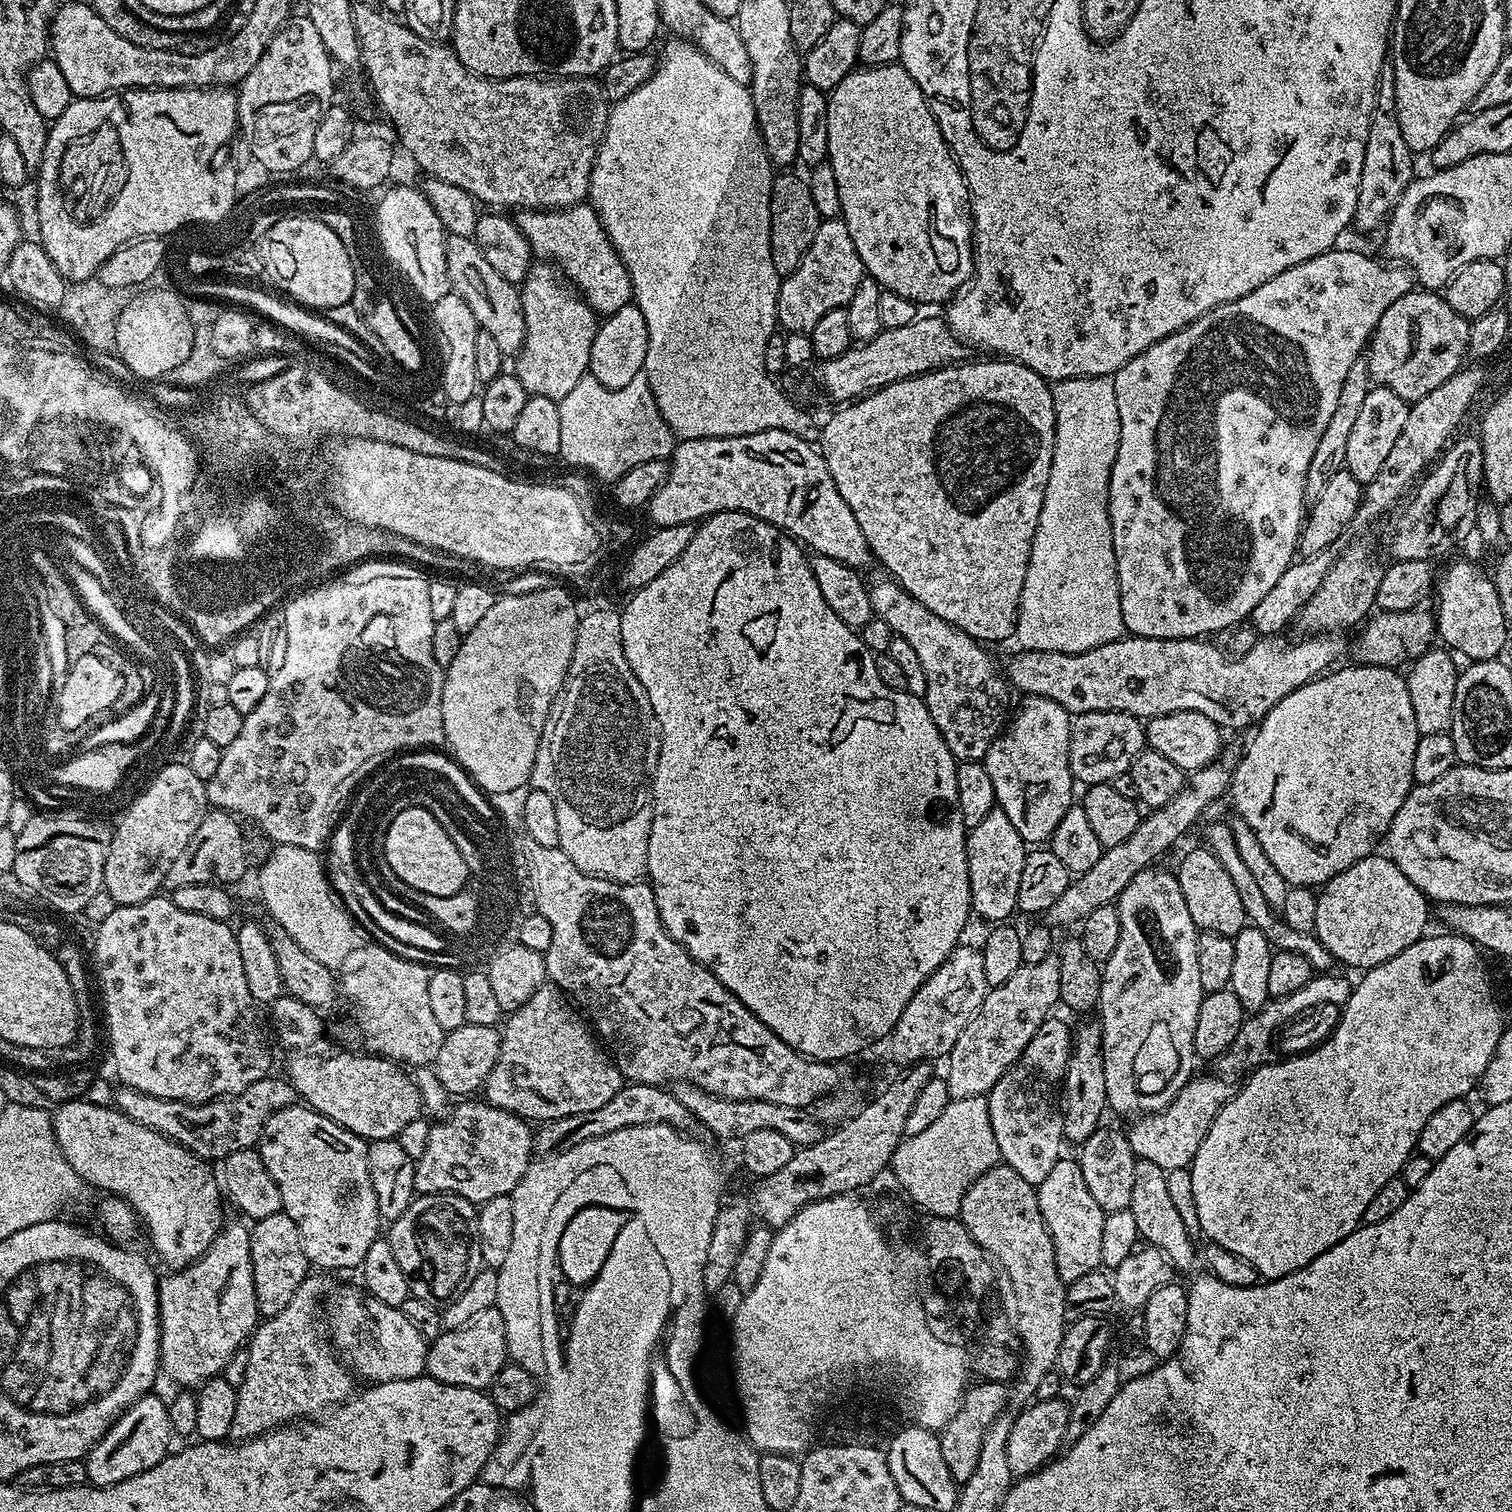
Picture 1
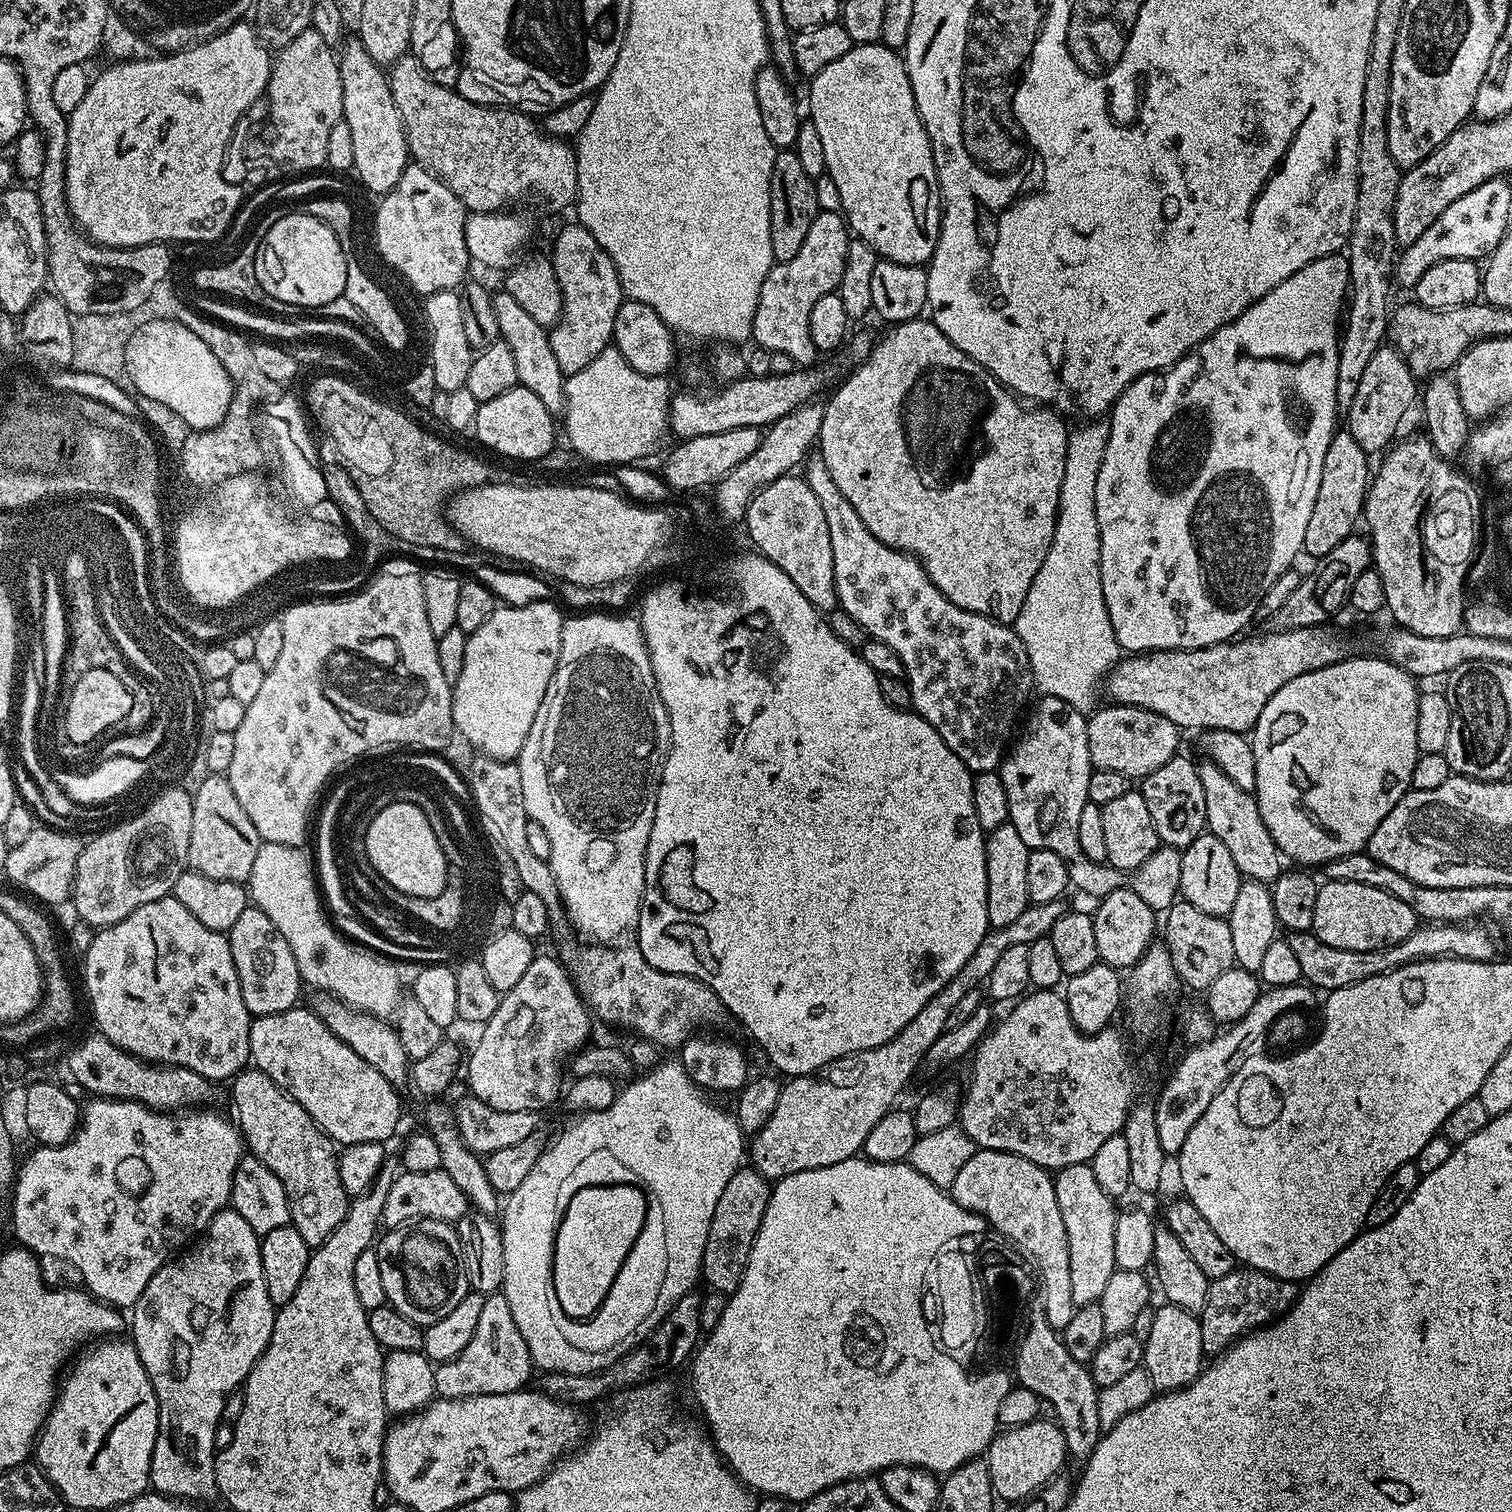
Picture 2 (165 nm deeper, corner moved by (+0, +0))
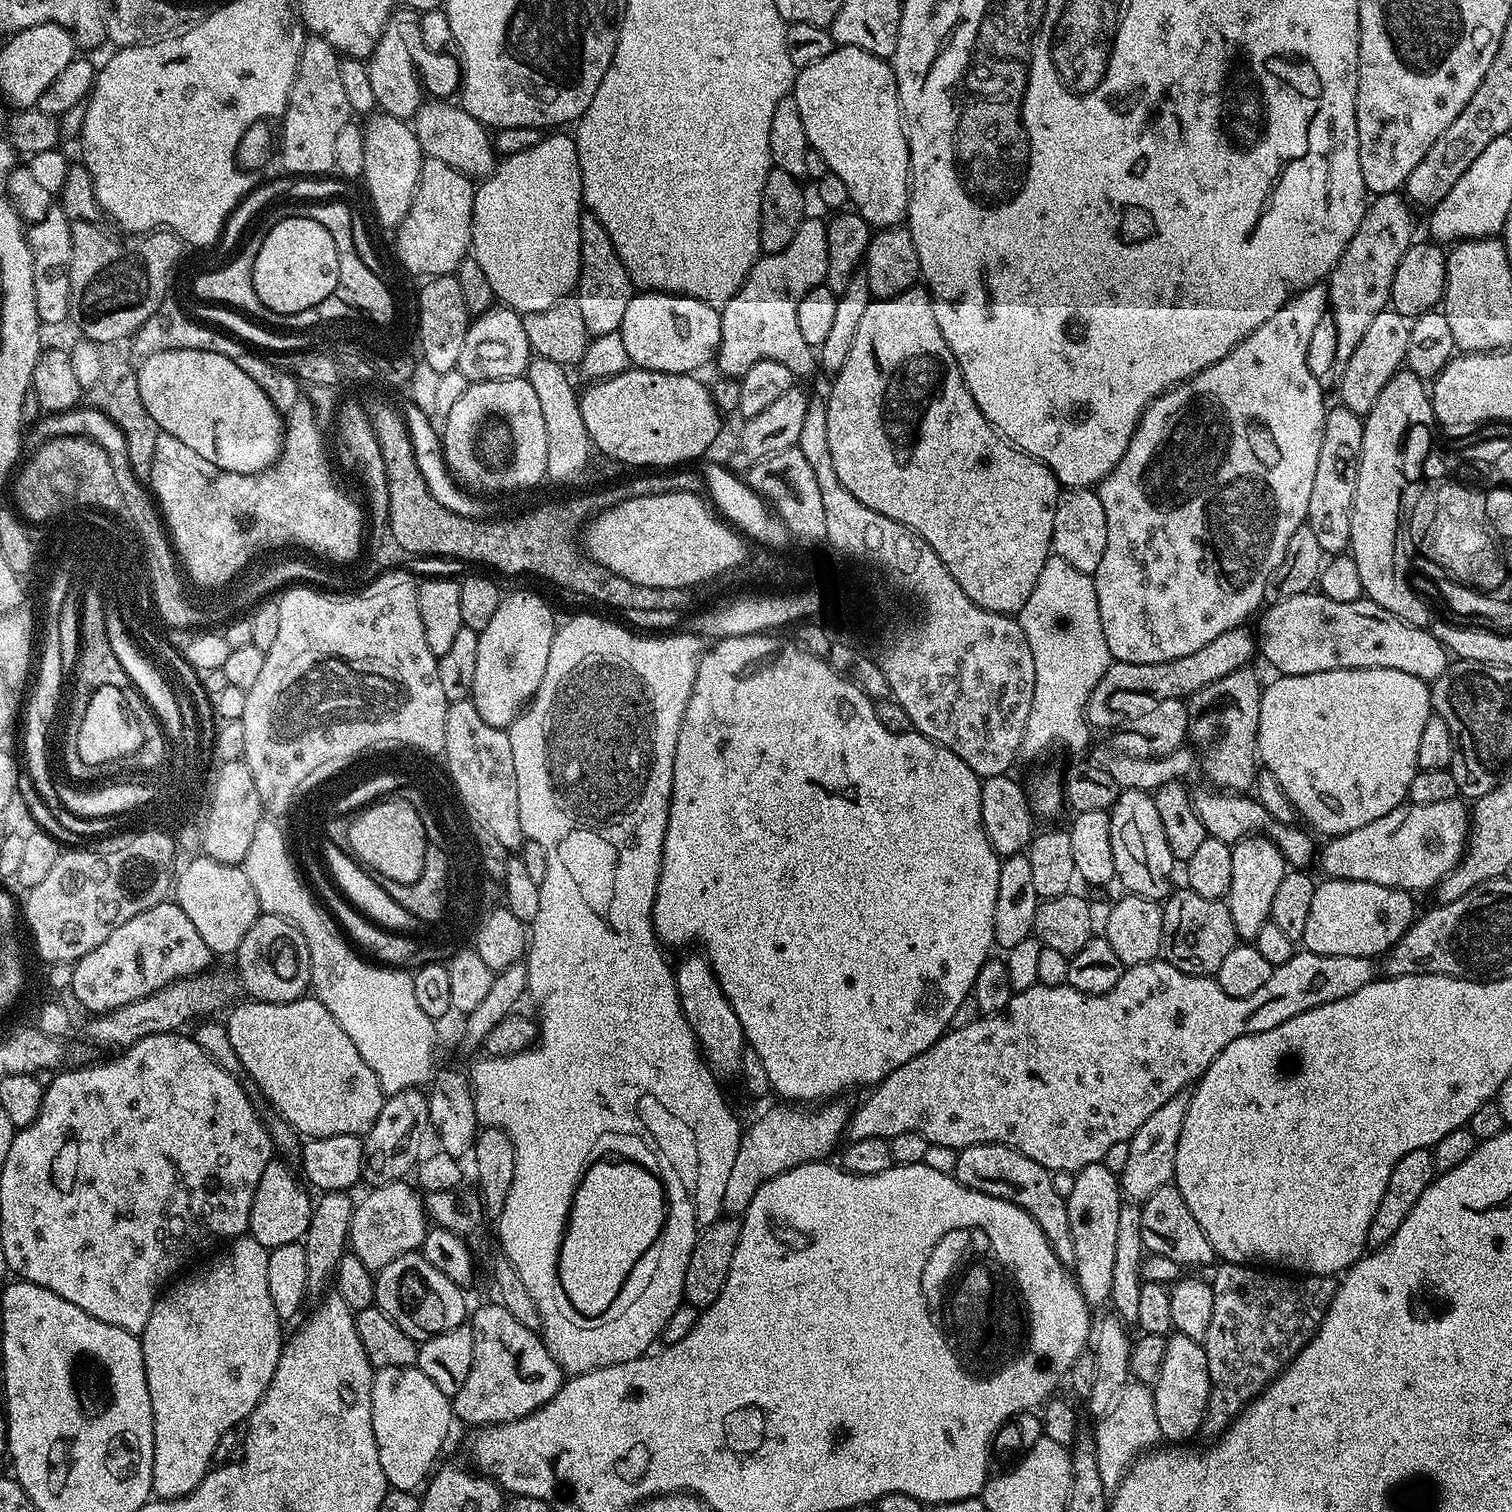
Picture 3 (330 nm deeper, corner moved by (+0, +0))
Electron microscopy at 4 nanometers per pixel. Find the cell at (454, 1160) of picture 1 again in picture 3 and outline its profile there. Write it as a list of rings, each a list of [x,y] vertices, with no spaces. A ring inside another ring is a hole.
[[[395,1180],[375,1185],[352,1209],[348,1244],[351,1252],[362,1258],[362,1266],[369,1268],[373,1274],[394,1262],[394,1258],[417,1251],[426,1238],[430,1227],[428,1214],[421,1193],[409,1184],[404,1180]]]

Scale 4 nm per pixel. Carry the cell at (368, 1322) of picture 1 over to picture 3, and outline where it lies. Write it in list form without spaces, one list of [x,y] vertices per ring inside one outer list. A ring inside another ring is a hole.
[[[418,1367],[381,1368],[372,1377],[372,1421],[374,1442],[378,1442],[378,1462],[382,1462],[382,1474],[386,1474],[389,1489],[416,1492],[429,1479],[433,1471],[432,1463],[439,1458],[444,1448],[444,1439],[454,1425],[450,1397],[442,1394],[442,1390],[438,1390],[438,1386],[434,1386],[434,1382],[430,1382],[430,1378],[426,1378],[426,1374],[422,1374]]]

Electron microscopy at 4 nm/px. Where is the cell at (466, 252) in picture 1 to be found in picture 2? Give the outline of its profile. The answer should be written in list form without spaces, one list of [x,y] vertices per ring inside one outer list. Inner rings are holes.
[[[497,291],[493,295],[492,305],[494,314],[498,318],[500,339],[506,342],[506,346],[510,346],[510,354],[514,354],[519,387],[538,394],[546,410],[553,414],[563,413],[566,374],[558,366],[558,360],[554,358],[554,350],[550,346],[548,337],[549,329],[538,326],[538,322],[534,322],[534,318],[530,318],[530,314],[526,314],[526,310],[522,310],[522,306],[518,306],[518,302],[514,302],[514,298],[510,298],[510,294],[506,291]]]

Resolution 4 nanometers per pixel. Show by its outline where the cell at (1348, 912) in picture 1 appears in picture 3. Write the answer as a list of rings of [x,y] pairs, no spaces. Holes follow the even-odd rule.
[[[1324,878],[1314,890],[1314,898],[1310,901],[1310,915],[1306,918],[1303,947],[1314,954],[1354,954],[1369,958],[1380,958],[1393,948],[1402,937],[1404,931],[1412,925],[1413,893],[1403,888],[1378,886],[1374,882],[1358,882],[1357,880],[1334,880]]]

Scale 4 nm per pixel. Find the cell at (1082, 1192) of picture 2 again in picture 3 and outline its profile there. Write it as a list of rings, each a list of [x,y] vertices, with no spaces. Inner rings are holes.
[[[1091,1164],[1071,1177],[1072,1189],[1066,1192],[1070,1238],[1074,1238],[1074,1275],[1082,1298],[1090,1306],[1107,1305],[1112,1298],[1114,1253],[1118,1238],[1118,1210],[1122,1203],[1117,1173],[1103,1164]]]

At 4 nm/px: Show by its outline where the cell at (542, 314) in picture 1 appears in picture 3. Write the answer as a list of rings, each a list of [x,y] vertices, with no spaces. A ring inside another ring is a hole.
[[[591,214],[580,217],[580,279],[574,295],[582,309],[582,322],[592,338],[619,332],[626,302],[634,295],[632,280],[614,250],[614,242],[610,242],[610,234],[606,234],[606,226]]]

